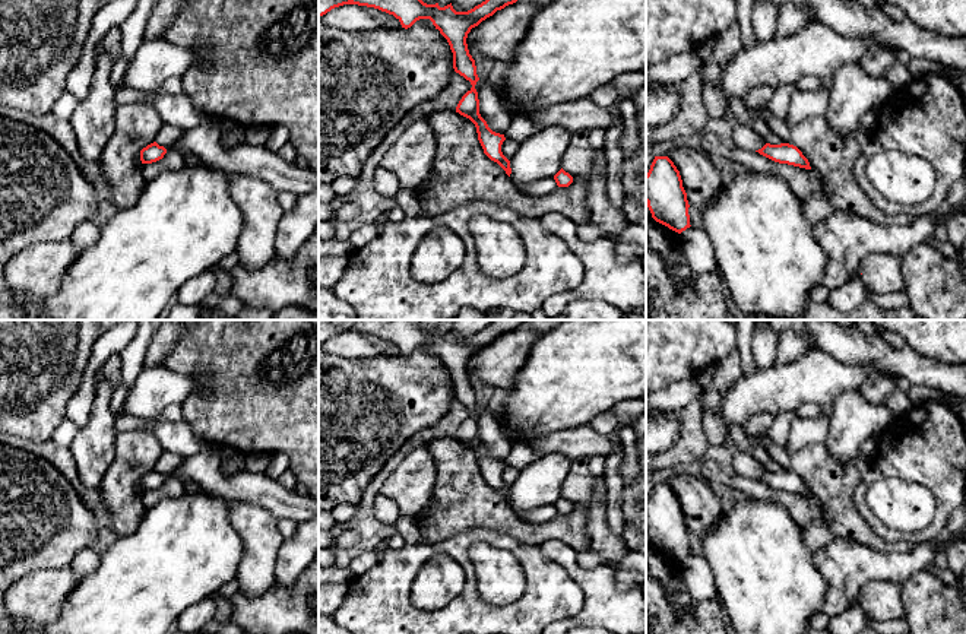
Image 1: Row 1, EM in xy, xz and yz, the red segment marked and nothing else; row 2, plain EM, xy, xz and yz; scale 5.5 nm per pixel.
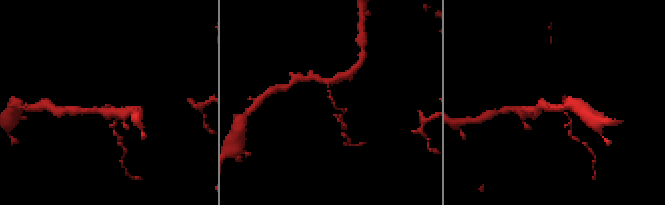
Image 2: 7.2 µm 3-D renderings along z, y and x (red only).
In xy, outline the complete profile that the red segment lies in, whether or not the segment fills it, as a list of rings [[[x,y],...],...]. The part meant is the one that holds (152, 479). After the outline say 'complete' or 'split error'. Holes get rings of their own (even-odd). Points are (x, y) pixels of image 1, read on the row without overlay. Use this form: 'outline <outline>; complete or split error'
outline [[[153,469],[140,478],[140,488],[142,491],[152,491],[162,486],[165,481],[167,476]]]; complete

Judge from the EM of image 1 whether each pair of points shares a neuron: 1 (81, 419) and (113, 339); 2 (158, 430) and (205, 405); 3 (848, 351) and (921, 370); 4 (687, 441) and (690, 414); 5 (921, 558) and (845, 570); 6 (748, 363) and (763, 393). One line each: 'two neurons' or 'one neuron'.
1: one neuron
2: two neurons
3: one neuron
4: one neuron
5: one neuron
6: two neurons

